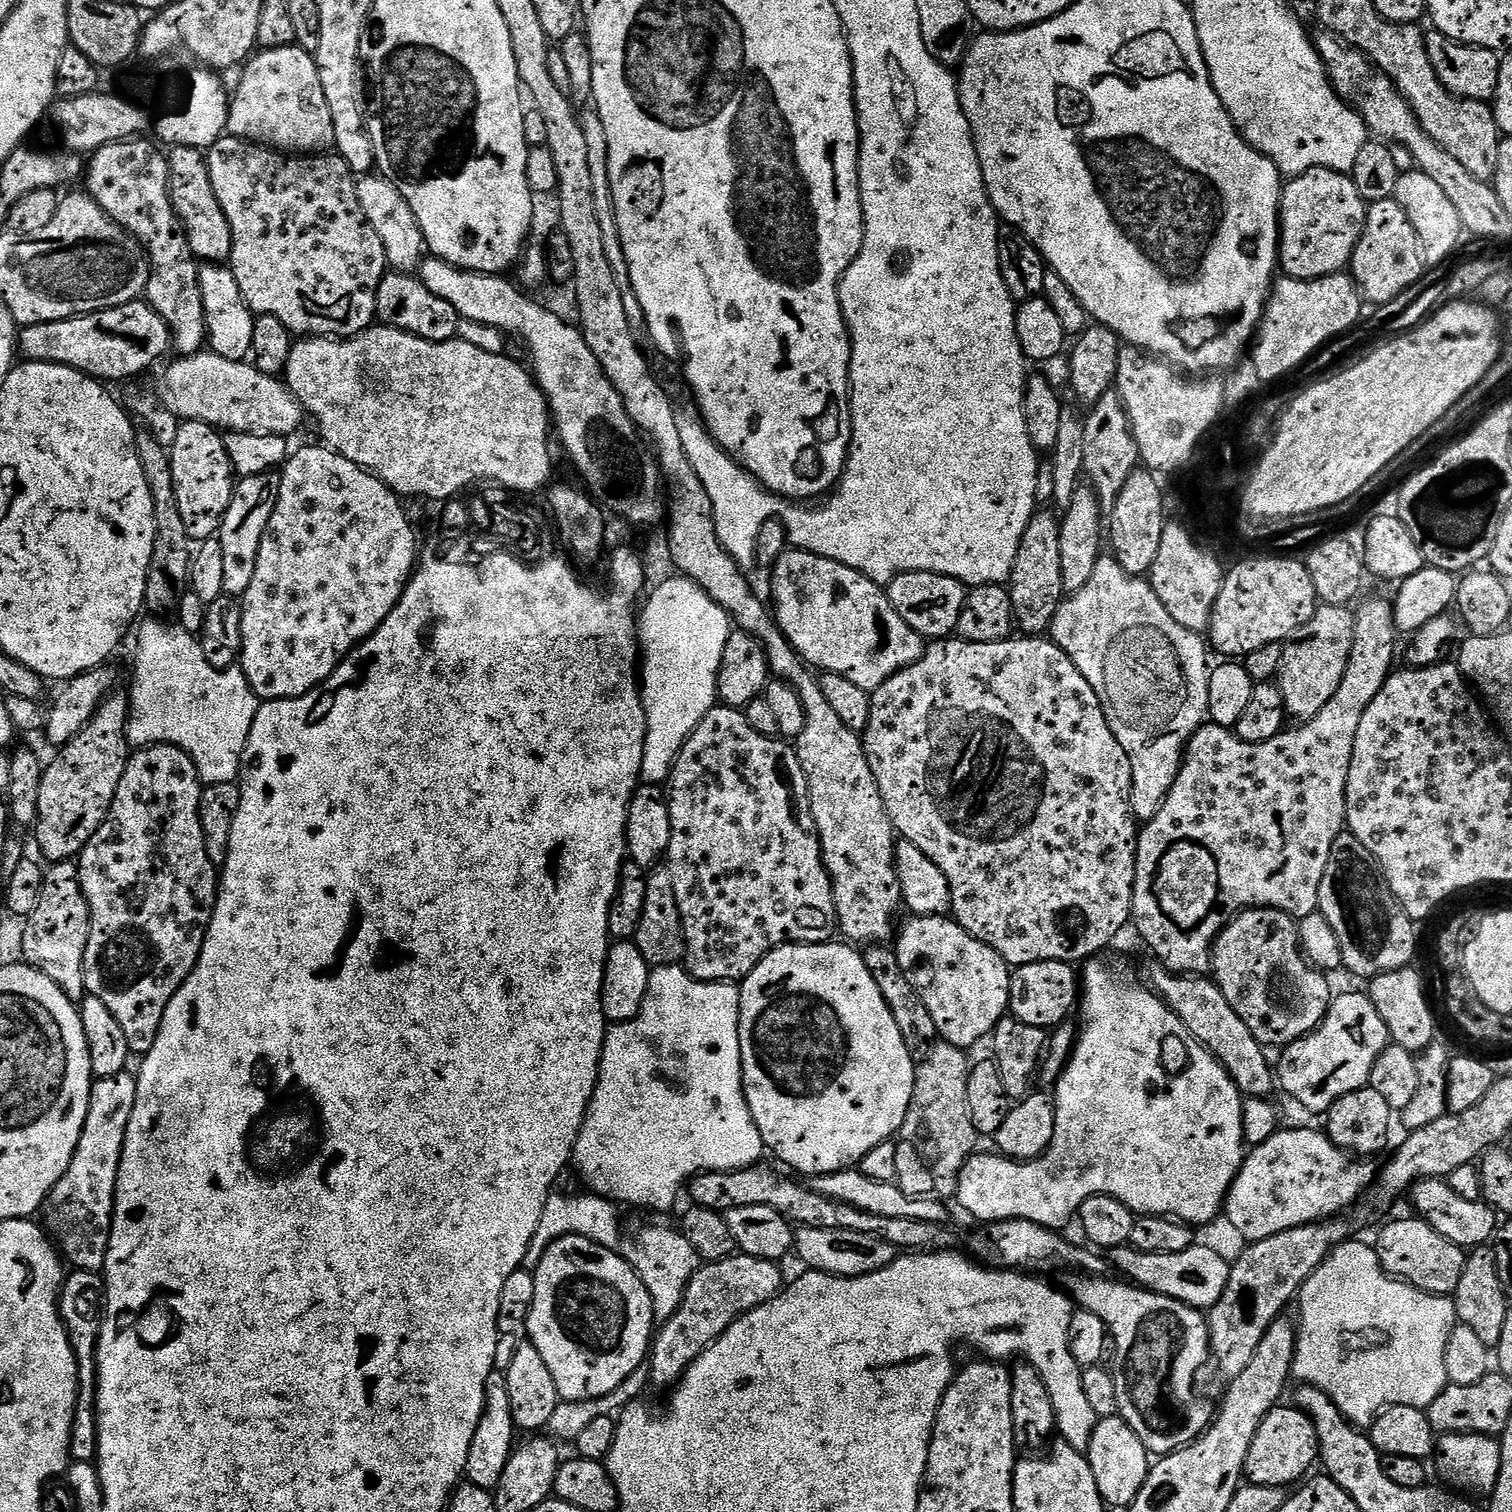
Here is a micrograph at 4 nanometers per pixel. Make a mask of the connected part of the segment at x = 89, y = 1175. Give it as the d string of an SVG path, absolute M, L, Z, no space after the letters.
M125 1070L118 1074L99 1077L93 1083L90 1094L90 1106L86 1114L86 1122L82 1126L82 1134L78 1138L78 1146L74 1150L74 1158L66 1170L66 1174L52 1187L52 1192L42 1209L43 1227L54 1241L63 1259L73 1269L81 1272L100 1272L106 1262L106 1254L112 1237L112 1211L116 1209L116 1183L122 1150L126 1142L126 1126L130 1126L130 1114L134 1114L134 1102L138 1098L136 1076Z

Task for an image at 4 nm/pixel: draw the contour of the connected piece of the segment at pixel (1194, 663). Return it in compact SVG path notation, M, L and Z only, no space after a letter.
M1104 554L1099 557L1090 580L1080 590L1071 593L1067 598L1061 599L1058 610L1052 619L1050 636L1056 645L1068 655L1070 662L1074 662L1074 666L1078 666L1082 678L1086 678L1086 682L1090 682L1090 686L1094 686L1094 694L1098 694L1098 702L1106 714L1106 722L1110 726L1114 738L1118 738L1122 750L1126 750L1126 758L1130 758L1130 770L1132 771L1130 802L1132 803L1132 814L1137 821L1147 822L1160 809L1170 786L1174 782L1174 778L1180 772L1180 765L1188 739L1199 730L1201 724L1205 723L1208 716L1210 663L1208 664L1209 649L1206 647L1205 637L1201 633L1192 632L1186 626L1174 622L1174 618L1170 618L1170 610L1166 610L1166 606L1162 606L1158 594L1154 594L1151 583L1147 579L1126 574L1126 570L1122 570L1122 566L1118 566L1118 562L1110 554Z

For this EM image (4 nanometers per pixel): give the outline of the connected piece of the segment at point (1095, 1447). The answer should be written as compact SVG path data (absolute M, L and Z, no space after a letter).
M1118 1414L1101 1416L1094 1426L1094 1434L1090 1438L1087 1453L1090 1470L1094 1470L1094 1482L1100 1491L1100 1497L1105 1505L1112 1504L1120 1510L1127 1509L1128 1505L1138 1498L1142 1486L1146 1482L1150 1471L1150 1453L1148 1447L1140 1441L1138 1434L1130 1430L1130 1426Z

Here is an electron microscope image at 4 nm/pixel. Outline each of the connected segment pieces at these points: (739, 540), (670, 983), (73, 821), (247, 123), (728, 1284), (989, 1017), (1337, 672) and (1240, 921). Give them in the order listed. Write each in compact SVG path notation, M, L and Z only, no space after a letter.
M680 406L676 409L678 434L682 434L682 450L686 450L686 458L690 458L690 466L694 466L698 482L702 482L702 486L706 486L706 494L710 494L712 517L720 544L731 554L738 567L751 570L756 564L760 531L767 526L771 516L773 519L779 513L782 507L781 497L763 488L742 465L723 452L708 429L694 415L693 409L689 408Z
M671 964L661 968L652 968L648 974L646 998L642 1002L642 1010L633 1020L622 1020L613 1023L604 1033L604 1049L600 1055L600 1077L588 1103L588 1113L580 1127L576 1139L576 1147L572 1149L572 1160L576 1172L584 1179L589 1193L604 1196L617 1205L633 1204L636 1208L649 1208L652 1212L668 1212L676 1195L692 1180L705 1172L734 1172L742 1168L751 1168L761 1163L760 1155L766 1149L762 1142L762 1134L758 1134L758 1126L754 1126L754 1118L750 1114L750 1106L744 1097L744 1079L742 1078L742 1050L738 1038L738 1022L740 1021L740 989L735 983L715 984L705 980L696 980L688 969L680 964Z
M113 693L100 705L87 727L63 745L57 751L58 756L43 769L34 832L47 863L79 857L107 818L118 783L128 765L128 714L129 697L125 693Z
M299 46L270 49L253 55L247 61L241 84L231 97L227 131L240 140L250 140L253 144L277 150L291 150L296 154L320 154L331 149L336 143L334 122L330 118L330 106L326 106L326 94L322 91L315 55Z
M743 1254L701 1263L694 1278L690 1278L686 1286L686 1294L678 1310L670 1319L663 1321L661 1328L664 1329L655 1333L650 1349L650 1361L646 1366L651 1387L668 1390L679 1384L684 1371L714 1341L722 1338L722 1334L732 1323L750 1310L773 1300L786 1284L780 1267L777 1261Z
M948 916L908 918L901 928L899 925L894 951L898 966L902 966L902 974L906 974L906 979L909 980L910 986L914 986L918 998L922 998L922 1006L930 1010L930 1018L934 1018L934 1026L943 1043L968 1050L971 1049L971 1044L978 1043L983 1036L984 1039L991 1037L996 1031L997 1022L1008 1012L1012 977L1010 966L997 952L975 940L969 932L965 932L962 925Z
M1325 604L1317 607L1310 622L1300 625L1284 644L1278 687L1285 713L1289 717L1297 716L1297 721L1300 722L1313 720L1318 710L1322 710L1322 706L1326 706L1326 702L1334 698L1334 690L1338 690L1342 674L1346 674L1354 642L1355 621L1351 607Z
M1245 908L1229 919L1212 944L1210 976L1222 994L1226 994L1226 1002L1234 1006L1234 1014L1250 1026L1250 1034L1265 1046L1287 1046L1308 1036L1324 1021L1334 999L1334 991L1328 985L1329 977L1309 963L1301 948L1297 921L1277 908Z

